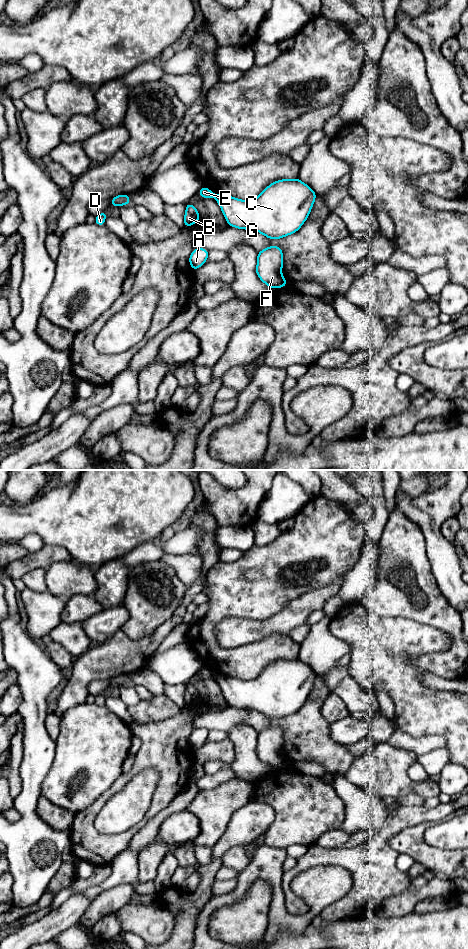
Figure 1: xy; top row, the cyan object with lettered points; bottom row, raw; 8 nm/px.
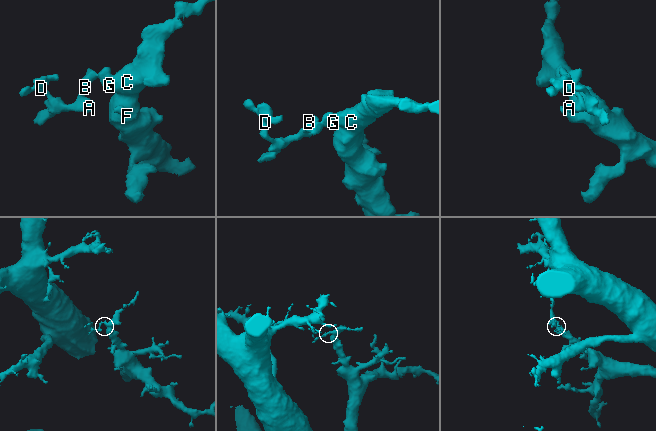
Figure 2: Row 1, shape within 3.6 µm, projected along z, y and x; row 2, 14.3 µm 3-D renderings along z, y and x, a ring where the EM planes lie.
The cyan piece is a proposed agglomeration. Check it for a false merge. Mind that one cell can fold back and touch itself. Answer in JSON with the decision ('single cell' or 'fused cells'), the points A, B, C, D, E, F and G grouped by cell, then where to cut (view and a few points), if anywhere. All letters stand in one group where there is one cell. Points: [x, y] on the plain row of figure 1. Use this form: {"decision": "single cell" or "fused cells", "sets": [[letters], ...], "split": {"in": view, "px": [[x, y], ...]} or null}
{"decision": "fused cells", "sets": [["A", "B", "D", "E"], ["C", "F", "G"]], "split": {"in": "xy", "px": [[215, 674], [213, 676]]}}

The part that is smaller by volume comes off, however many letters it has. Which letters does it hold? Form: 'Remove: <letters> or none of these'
Remove: A, B, D, E

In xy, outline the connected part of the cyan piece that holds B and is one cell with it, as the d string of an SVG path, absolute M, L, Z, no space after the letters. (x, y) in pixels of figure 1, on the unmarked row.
M187 683L186 690L184 694L184 707L190 707L200 701L200 696L197 688L191 683Z

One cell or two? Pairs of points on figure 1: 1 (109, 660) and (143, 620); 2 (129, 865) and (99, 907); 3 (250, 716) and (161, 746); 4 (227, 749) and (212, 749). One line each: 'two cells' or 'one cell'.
1: two cells
2: two cells
3: two cells
4: one cell

